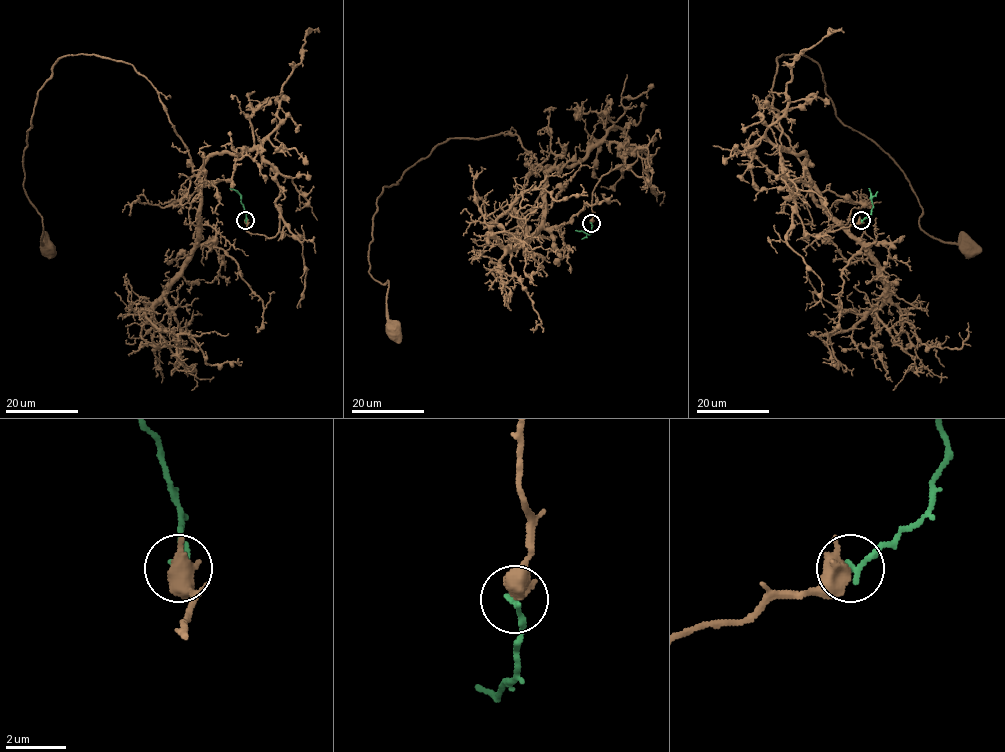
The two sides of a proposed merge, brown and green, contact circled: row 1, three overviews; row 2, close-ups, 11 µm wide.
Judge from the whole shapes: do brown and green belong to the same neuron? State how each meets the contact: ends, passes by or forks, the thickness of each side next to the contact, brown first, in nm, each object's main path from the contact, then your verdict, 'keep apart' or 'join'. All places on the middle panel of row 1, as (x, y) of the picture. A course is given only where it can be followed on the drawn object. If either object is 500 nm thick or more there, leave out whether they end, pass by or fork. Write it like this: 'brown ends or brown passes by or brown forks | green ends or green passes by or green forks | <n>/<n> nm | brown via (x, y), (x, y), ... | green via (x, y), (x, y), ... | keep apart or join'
700/220 nm | brown via (591, 222), (622, 144), (541, 168), (516, 135), (441, 142), (372, 218), (394, 329) | green via (591, 222), (588, 234), (575, 230) | keep apart

